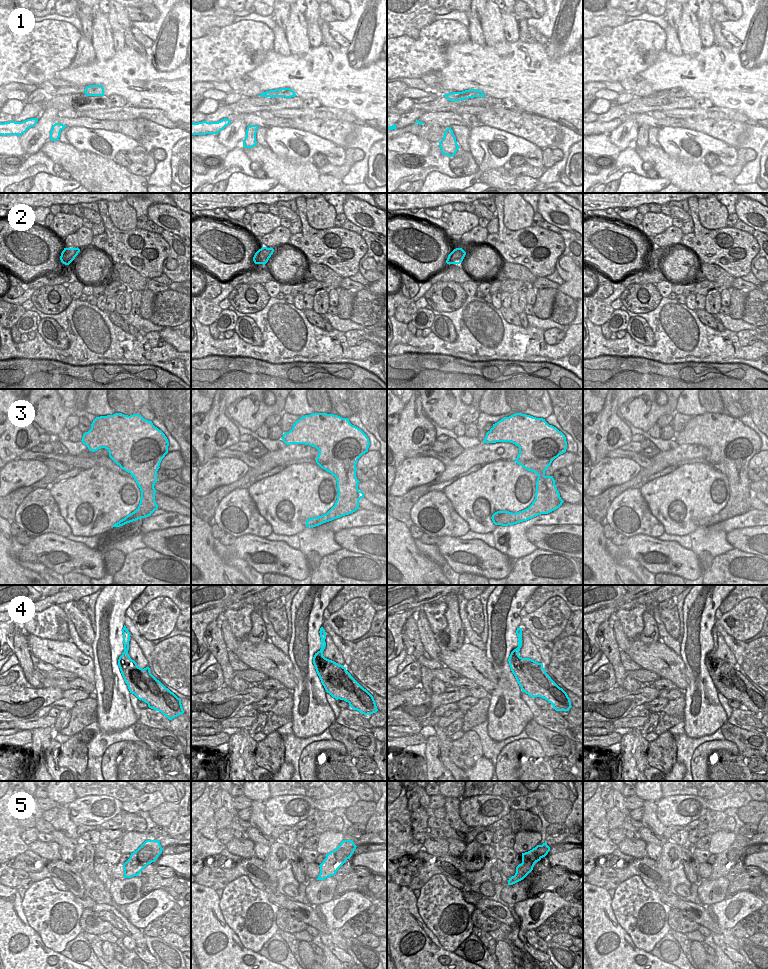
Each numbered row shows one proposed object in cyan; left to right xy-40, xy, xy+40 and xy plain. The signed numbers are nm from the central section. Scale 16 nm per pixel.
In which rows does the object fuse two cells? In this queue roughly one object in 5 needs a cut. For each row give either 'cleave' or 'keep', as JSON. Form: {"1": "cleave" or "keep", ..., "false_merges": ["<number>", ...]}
{"1": "keep", "2": "keep", "3": "keep", "4": "keep", "5": "keep", "false_merges": []}

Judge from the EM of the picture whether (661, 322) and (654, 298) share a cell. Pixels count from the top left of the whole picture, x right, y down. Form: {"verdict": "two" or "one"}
{"verdict": "two"}

